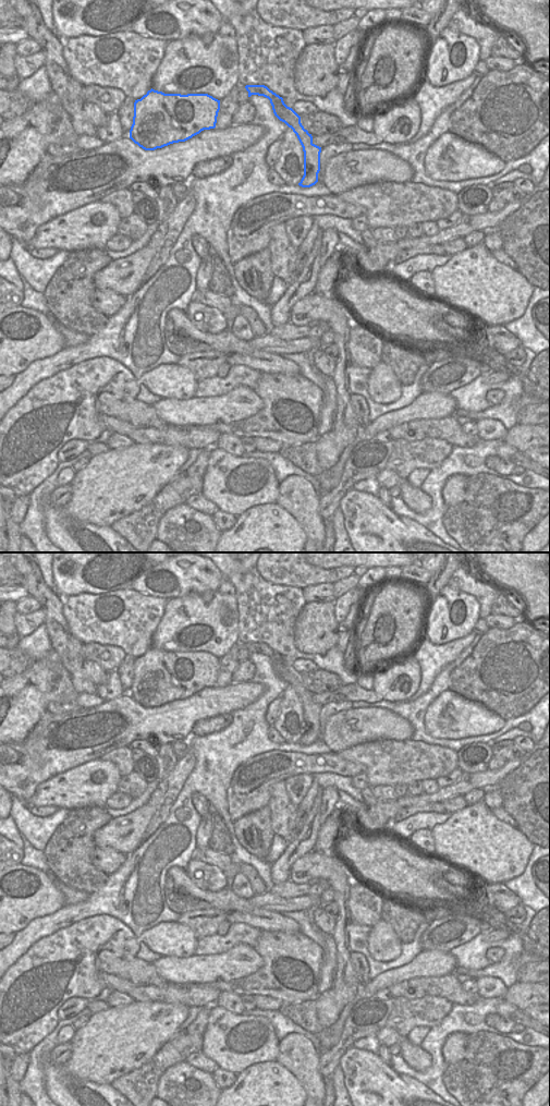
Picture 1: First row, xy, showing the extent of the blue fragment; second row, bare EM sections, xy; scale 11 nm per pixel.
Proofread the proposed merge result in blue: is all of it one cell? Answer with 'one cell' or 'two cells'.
one cell

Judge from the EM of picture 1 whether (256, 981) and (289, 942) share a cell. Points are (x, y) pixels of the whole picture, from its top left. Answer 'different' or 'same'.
same

